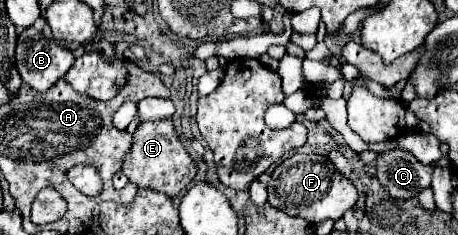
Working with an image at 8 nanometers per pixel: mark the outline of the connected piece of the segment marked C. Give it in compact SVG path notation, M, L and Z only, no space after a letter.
M392 147L376 153L374 175L390 193L390 197L398 201L408 201L430 187L432 169L420 163L406 149Z

